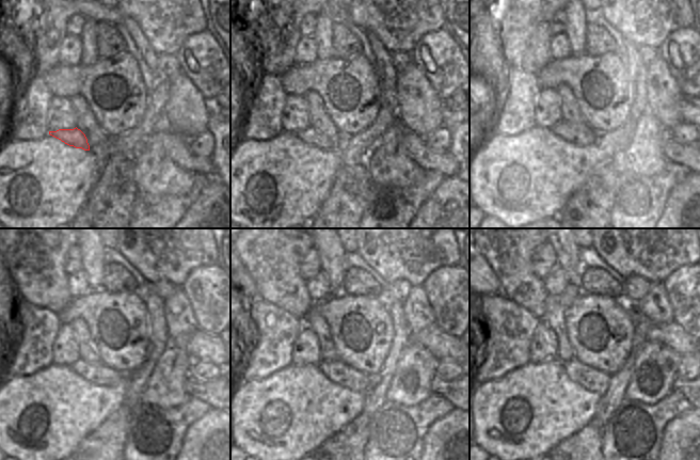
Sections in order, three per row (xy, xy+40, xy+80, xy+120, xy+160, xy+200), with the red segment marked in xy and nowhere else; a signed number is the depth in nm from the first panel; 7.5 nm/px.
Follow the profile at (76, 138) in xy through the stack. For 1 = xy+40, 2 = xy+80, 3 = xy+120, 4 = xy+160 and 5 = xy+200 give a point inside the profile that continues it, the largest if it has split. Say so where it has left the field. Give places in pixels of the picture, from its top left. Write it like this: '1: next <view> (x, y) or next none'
1: next xy+40 (311, 136)
2: next xy+80 (577, 133)
3: next xy+120 (96, 373)
4: next xy+160 (337, 371)
5: next xy+200 (593, 380)

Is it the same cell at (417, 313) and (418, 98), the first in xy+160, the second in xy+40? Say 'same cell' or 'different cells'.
same cell

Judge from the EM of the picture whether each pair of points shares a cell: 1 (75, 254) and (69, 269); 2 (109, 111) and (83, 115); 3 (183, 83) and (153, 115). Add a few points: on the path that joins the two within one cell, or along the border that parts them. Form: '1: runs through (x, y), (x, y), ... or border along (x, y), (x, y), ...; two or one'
1: runs through (74, 257), (72, 266); one
2: border along (78, 94), (86, 102), (97, 124), (108, 135); two
3: border along (171, 78), (168, 99), (161, 111); two

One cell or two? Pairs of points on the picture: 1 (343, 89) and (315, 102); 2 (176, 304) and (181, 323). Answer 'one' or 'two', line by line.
1: two
2: one

